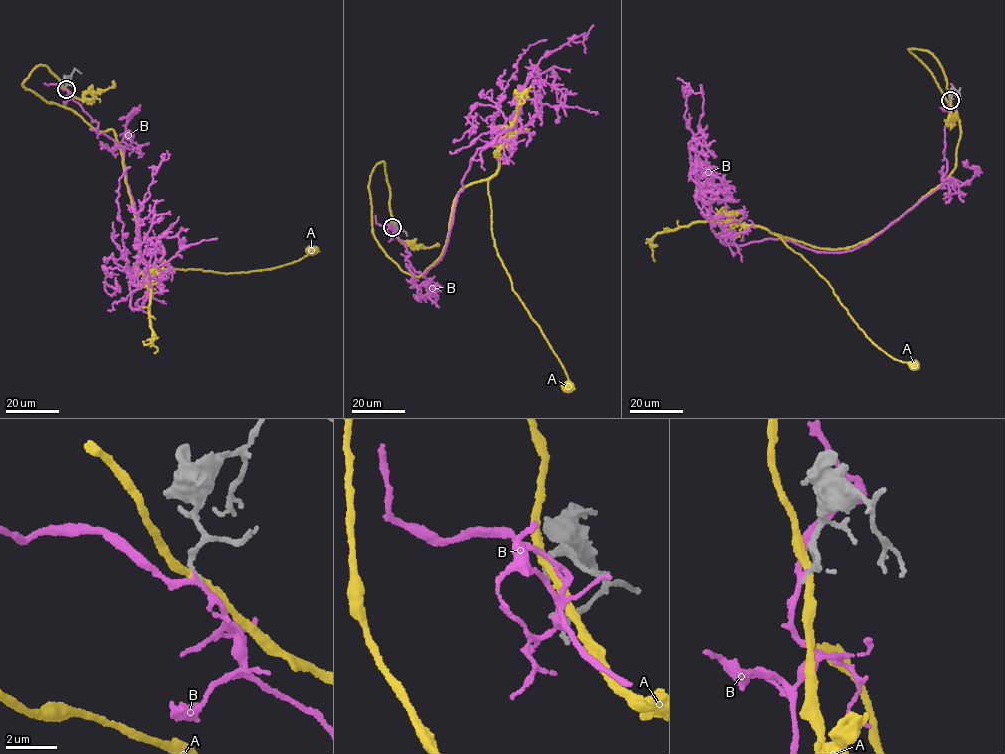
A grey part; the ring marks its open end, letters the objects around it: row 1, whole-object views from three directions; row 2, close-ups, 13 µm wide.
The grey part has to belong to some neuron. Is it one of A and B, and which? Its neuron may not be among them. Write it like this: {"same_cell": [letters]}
{"same_cell": ["B"]}

